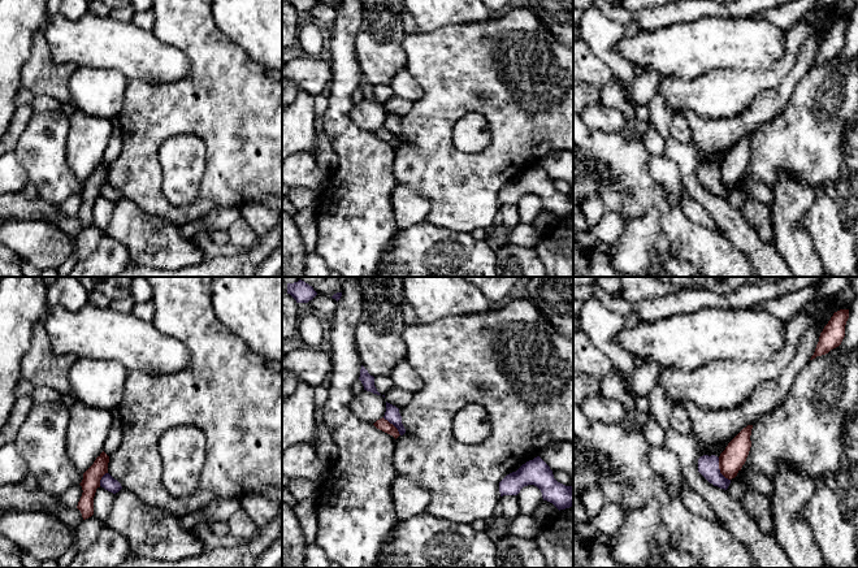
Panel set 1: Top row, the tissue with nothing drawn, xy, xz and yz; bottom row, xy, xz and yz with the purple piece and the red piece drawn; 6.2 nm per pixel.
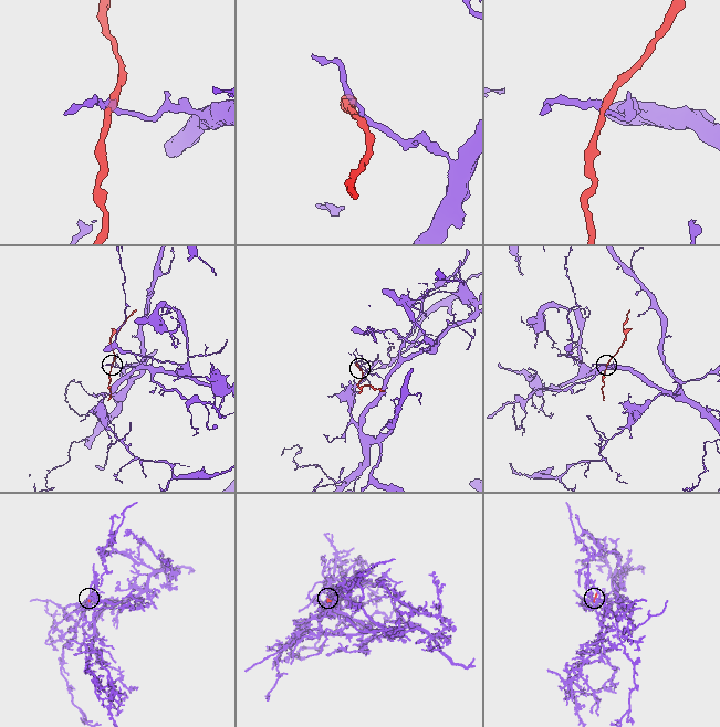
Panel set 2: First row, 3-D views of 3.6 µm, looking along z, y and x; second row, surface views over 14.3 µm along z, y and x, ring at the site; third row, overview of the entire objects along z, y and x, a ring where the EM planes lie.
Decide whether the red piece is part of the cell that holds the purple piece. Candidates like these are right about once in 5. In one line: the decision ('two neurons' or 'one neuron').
two neurons

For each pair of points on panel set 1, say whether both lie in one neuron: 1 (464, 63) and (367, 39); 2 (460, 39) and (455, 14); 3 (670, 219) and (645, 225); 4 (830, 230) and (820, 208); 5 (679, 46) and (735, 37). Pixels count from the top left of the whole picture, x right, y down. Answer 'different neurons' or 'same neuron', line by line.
1: different neurons
2: different neurons
3: different neurons
4: same neuron
5: same neuron

